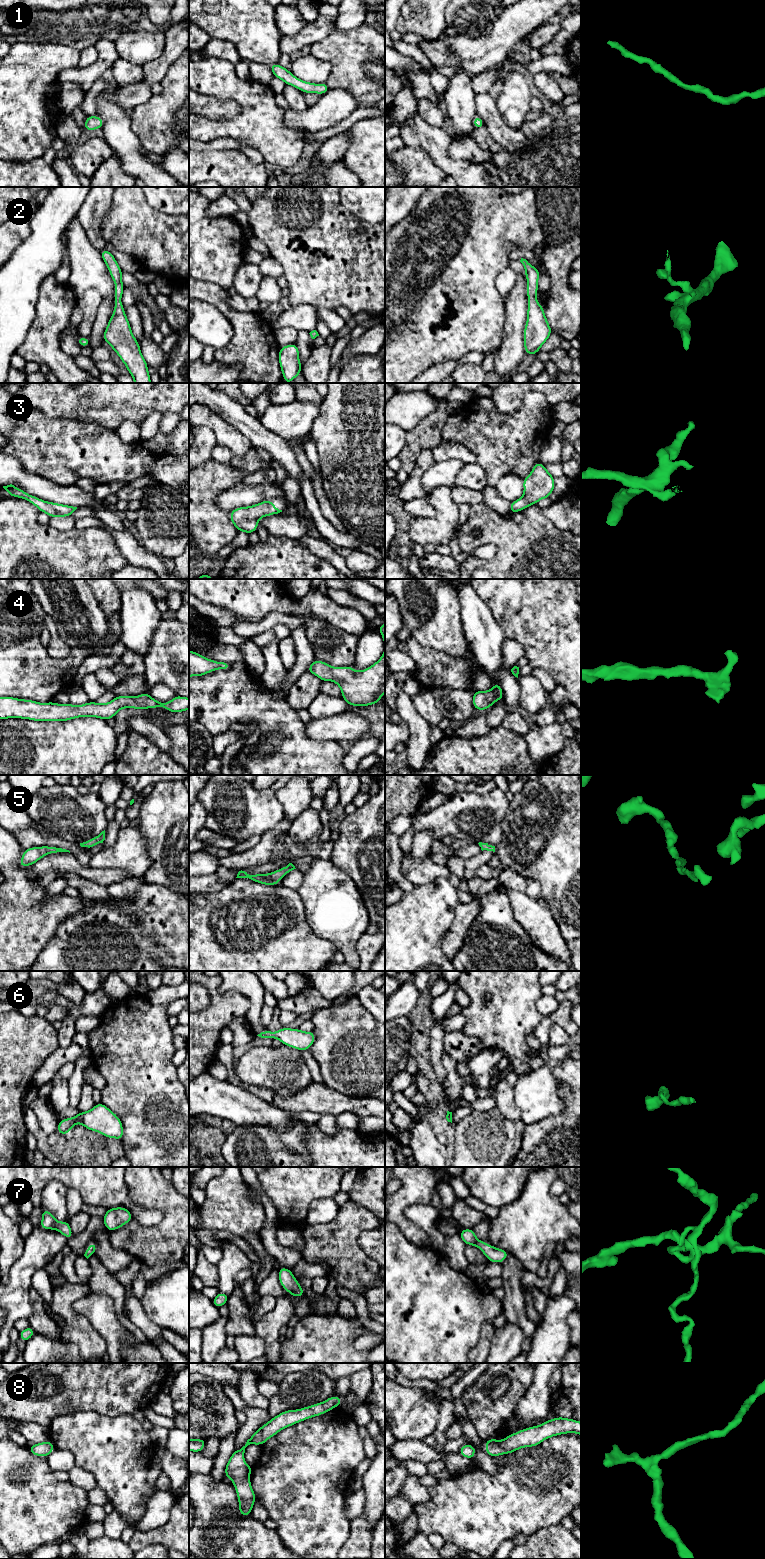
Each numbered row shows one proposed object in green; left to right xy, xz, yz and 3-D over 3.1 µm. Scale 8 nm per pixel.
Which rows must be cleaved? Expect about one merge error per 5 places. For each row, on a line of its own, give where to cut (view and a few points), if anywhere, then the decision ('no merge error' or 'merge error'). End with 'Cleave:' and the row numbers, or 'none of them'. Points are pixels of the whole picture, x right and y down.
1: no cut | no merge error
2: no cut | no merge error
3: no cut | no merge error
4: no cut | no merge error
5: no cut | no merge error
6: no cut | no merge error
7: no cut | no merge error
8: no cut | no merge error
Cleave: none of them

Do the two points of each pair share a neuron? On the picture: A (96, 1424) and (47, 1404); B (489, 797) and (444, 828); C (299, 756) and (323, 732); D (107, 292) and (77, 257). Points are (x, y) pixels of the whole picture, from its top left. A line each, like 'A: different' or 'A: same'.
A: different
B: same
C: different
D: same

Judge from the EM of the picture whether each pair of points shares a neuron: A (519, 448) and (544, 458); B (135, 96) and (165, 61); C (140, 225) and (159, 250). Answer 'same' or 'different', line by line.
A: different
B: same
C: same

